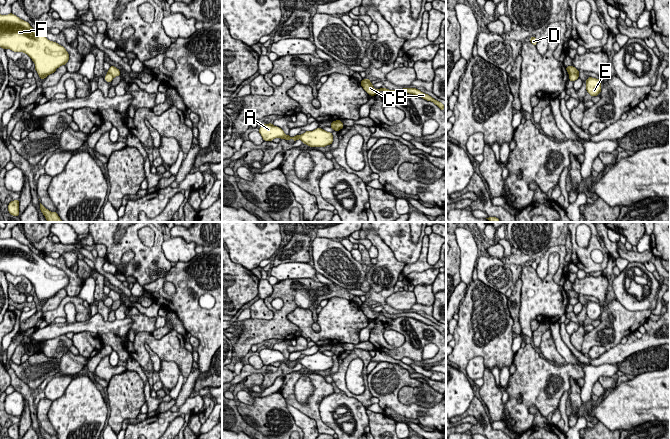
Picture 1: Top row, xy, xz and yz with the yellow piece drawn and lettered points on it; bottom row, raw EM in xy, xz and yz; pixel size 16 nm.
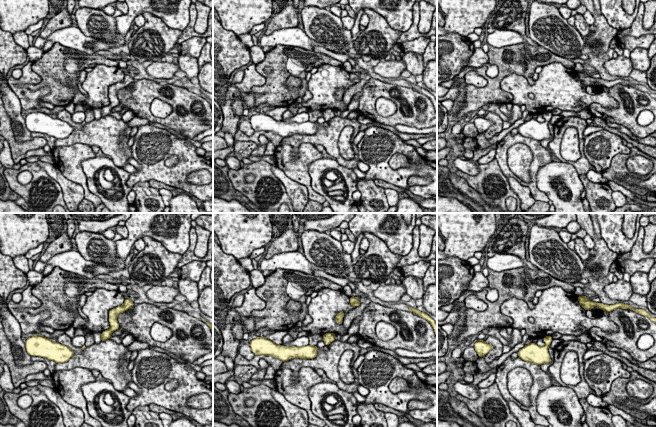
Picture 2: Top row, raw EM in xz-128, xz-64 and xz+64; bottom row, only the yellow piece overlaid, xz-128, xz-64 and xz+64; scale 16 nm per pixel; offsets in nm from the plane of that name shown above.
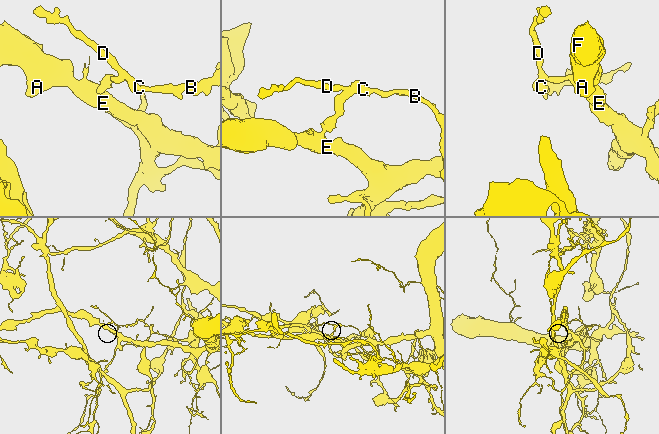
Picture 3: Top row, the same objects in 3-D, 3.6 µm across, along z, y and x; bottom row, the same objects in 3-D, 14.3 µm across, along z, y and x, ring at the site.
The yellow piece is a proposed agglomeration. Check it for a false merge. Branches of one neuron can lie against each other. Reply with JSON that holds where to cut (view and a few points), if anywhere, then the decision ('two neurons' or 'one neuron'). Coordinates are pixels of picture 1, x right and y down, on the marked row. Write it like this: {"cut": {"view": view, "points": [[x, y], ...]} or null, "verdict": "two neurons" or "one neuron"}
{"cut": {"view": "yz", "points": [[577, 74], [569, 75]]}, "verdict": "two neurons"}

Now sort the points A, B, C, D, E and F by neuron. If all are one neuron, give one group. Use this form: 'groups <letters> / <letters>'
groups A E F / B C D

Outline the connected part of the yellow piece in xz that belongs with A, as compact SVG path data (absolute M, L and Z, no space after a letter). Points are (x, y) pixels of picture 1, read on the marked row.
M269 123L262 125L259 128L259 133L261 134L263 140L267 142L272 141L275 138L284 138L286 141L293 139L294 142L298 139L301 139L303 144L306 144L310 147L325 147L333 143L332 133L326 132L319 127L313 131L306 131L302 135L290 137L289 134L286 136L281 128Z

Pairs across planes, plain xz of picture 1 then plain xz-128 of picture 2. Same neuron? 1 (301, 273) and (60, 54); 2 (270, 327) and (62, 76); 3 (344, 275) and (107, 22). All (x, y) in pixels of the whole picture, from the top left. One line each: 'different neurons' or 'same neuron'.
1: different neurons
2: same neuron
3: same neuron

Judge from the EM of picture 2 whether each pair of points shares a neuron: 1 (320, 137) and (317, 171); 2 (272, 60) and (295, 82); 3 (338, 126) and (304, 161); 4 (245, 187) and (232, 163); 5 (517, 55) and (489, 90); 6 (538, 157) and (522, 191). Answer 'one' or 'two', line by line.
1: two
2: two
3: two
4: two
5: one
6: two

